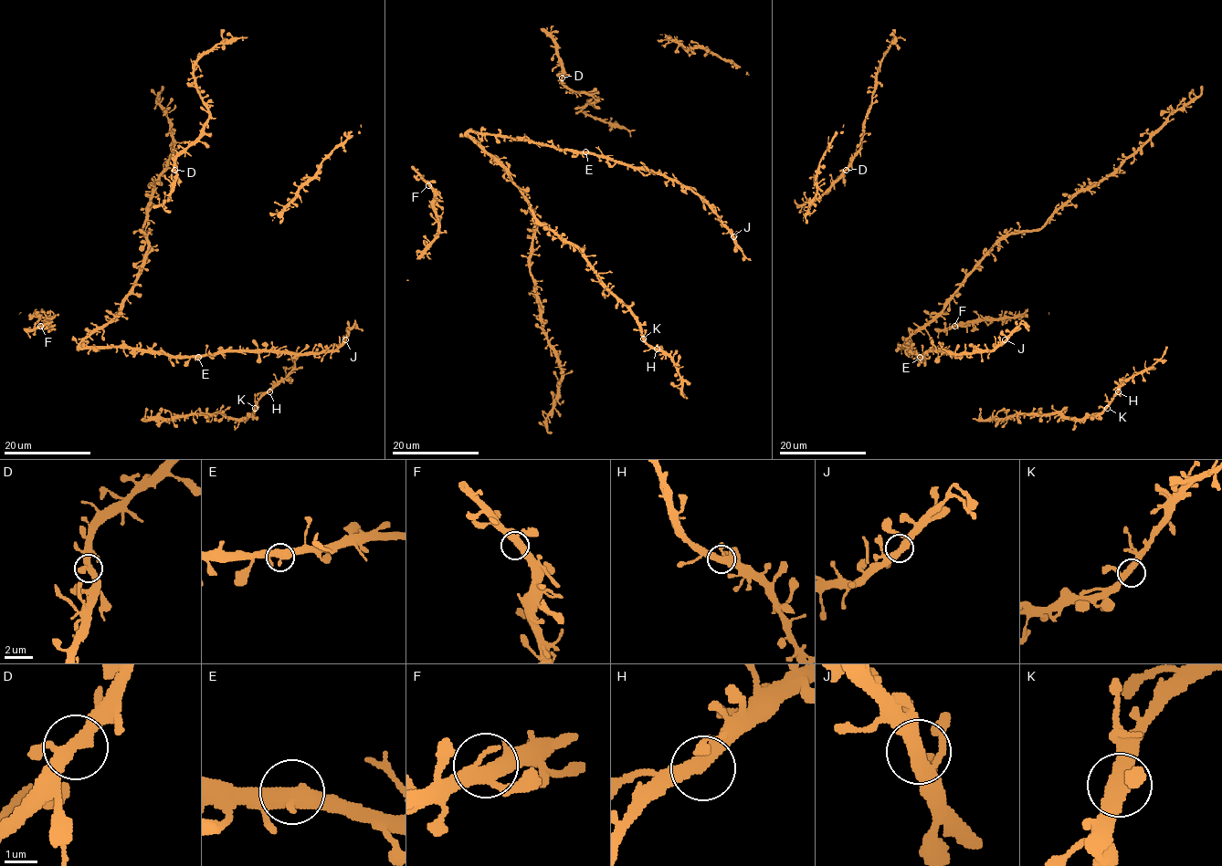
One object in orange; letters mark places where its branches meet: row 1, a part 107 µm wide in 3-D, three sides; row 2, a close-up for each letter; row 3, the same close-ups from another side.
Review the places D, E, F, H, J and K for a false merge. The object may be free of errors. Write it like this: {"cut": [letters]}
{"cut": []}

